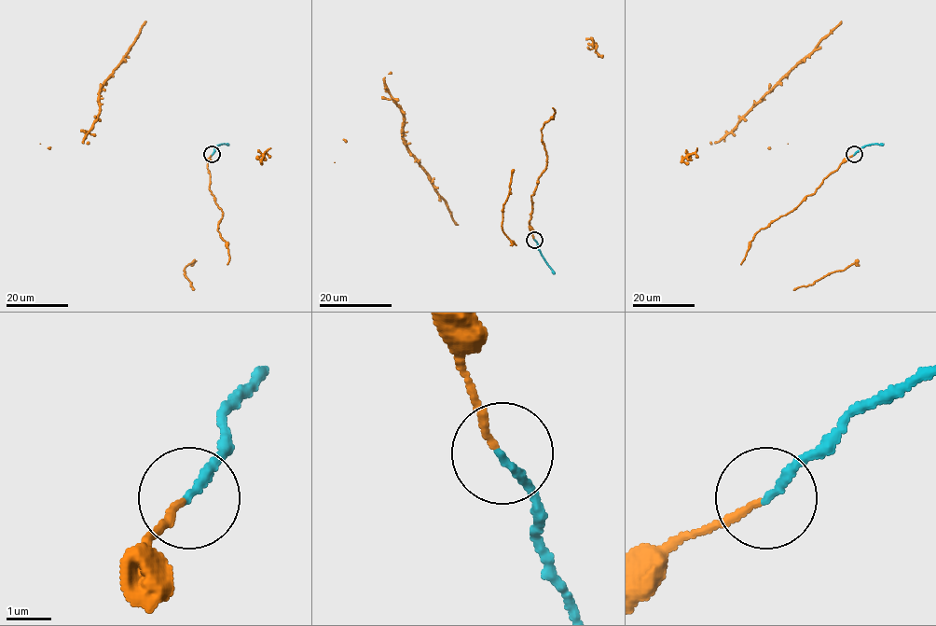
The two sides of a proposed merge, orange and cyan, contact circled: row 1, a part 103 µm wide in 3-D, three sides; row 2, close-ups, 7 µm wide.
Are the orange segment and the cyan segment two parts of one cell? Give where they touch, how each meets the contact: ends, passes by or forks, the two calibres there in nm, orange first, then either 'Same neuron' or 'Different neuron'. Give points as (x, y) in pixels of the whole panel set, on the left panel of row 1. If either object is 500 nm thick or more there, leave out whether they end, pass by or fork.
Place: (212, 154). At the ring orange ends. At the ring cyan ends. Thickness 150 nm (orange) against 190 nm. Same neuron

